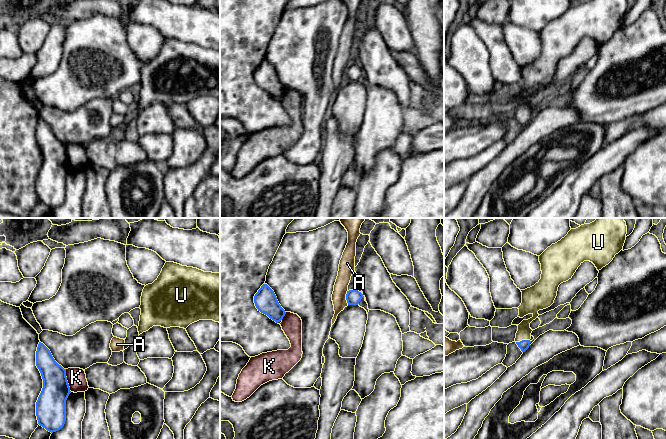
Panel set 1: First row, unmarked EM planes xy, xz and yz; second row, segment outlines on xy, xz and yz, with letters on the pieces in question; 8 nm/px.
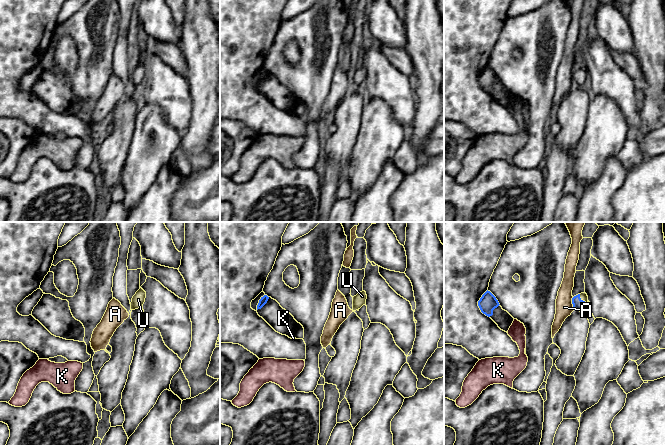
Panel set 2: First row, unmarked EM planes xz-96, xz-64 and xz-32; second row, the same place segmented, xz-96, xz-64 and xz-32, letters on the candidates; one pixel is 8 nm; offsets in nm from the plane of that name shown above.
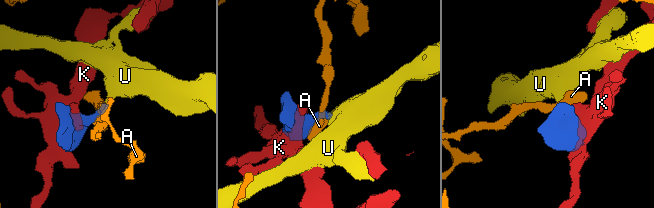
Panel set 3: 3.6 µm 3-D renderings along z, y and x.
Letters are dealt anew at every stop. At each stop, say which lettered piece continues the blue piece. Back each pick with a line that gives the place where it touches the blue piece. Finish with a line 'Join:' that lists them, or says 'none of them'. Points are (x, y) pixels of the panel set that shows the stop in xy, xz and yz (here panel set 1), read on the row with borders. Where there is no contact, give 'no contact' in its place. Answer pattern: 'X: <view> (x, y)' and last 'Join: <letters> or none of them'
U: yz (522, 340)
Join: U

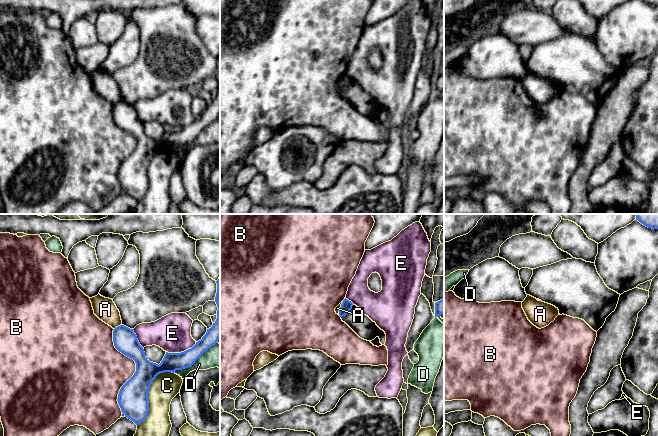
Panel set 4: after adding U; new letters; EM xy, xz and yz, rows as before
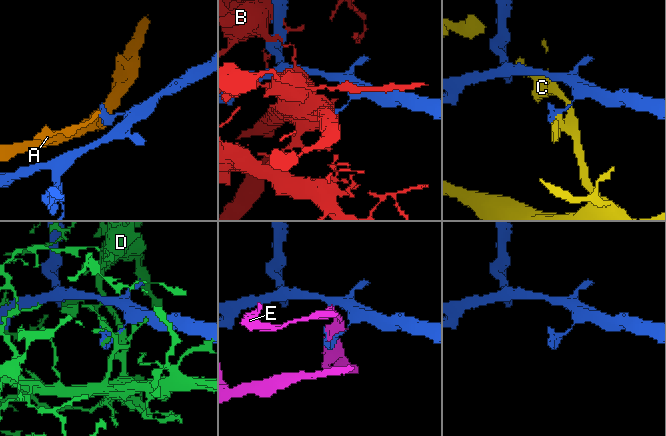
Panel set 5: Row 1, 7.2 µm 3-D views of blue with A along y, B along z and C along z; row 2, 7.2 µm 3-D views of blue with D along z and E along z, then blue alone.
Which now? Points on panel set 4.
Join: none of them

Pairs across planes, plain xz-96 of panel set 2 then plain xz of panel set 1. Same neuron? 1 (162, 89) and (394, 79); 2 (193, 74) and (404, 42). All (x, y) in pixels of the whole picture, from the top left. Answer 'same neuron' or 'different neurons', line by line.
1: same neuron
2: different neurons

